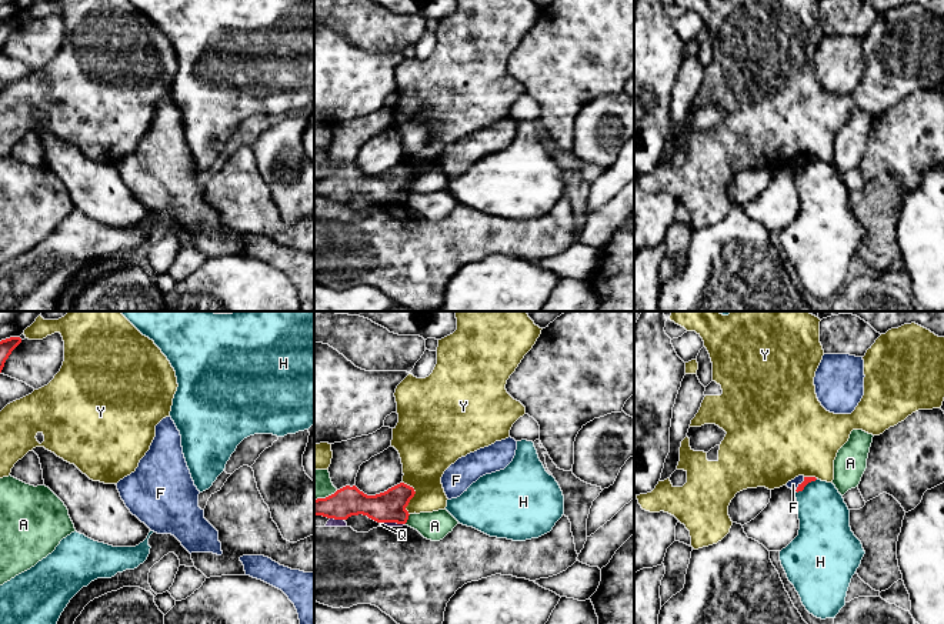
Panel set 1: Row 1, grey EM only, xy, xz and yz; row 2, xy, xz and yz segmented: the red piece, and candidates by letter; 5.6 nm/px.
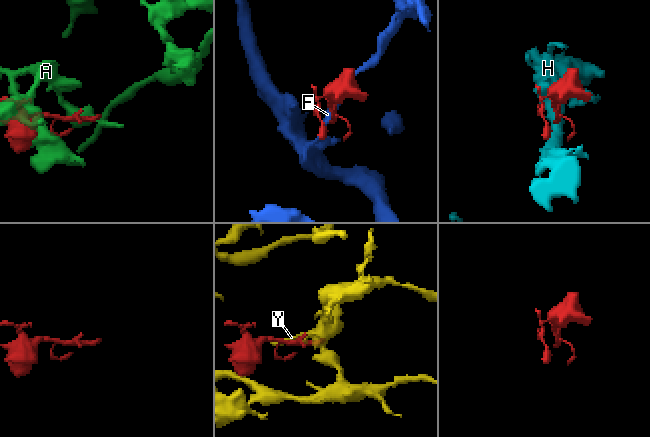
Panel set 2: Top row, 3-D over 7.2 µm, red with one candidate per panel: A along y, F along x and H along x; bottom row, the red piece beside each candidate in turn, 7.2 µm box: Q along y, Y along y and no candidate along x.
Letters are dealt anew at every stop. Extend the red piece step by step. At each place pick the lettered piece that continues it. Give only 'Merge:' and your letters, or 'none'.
Merge: none

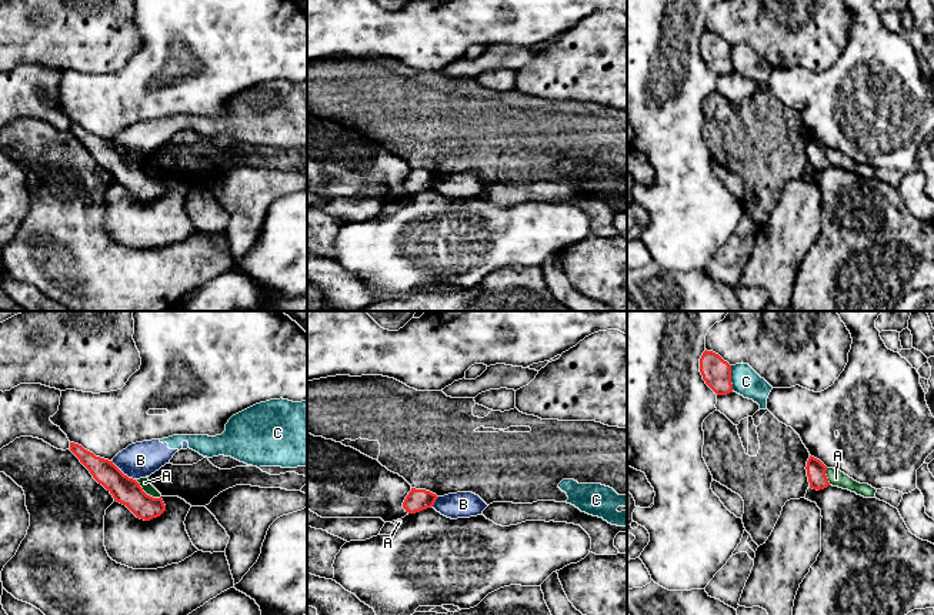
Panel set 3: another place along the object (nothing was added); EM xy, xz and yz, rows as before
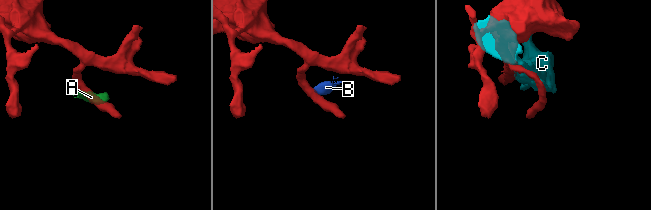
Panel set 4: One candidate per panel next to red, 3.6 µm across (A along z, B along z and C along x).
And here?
Merge: none

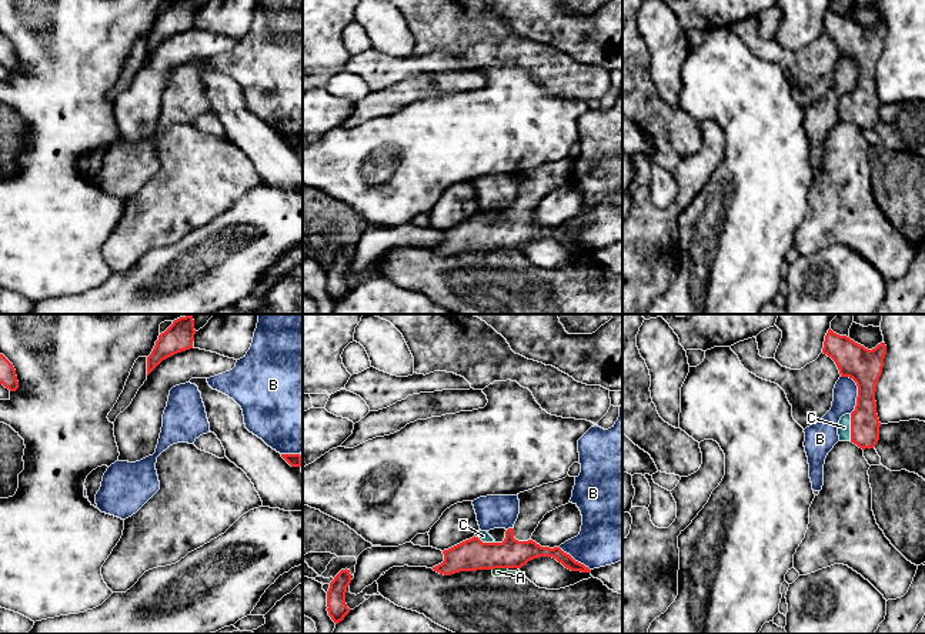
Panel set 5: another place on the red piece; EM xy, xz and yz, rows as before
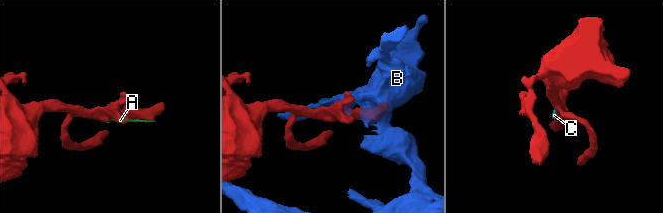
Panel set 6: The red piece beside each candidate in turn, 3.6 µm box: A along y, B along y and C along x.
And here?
Merge: C

